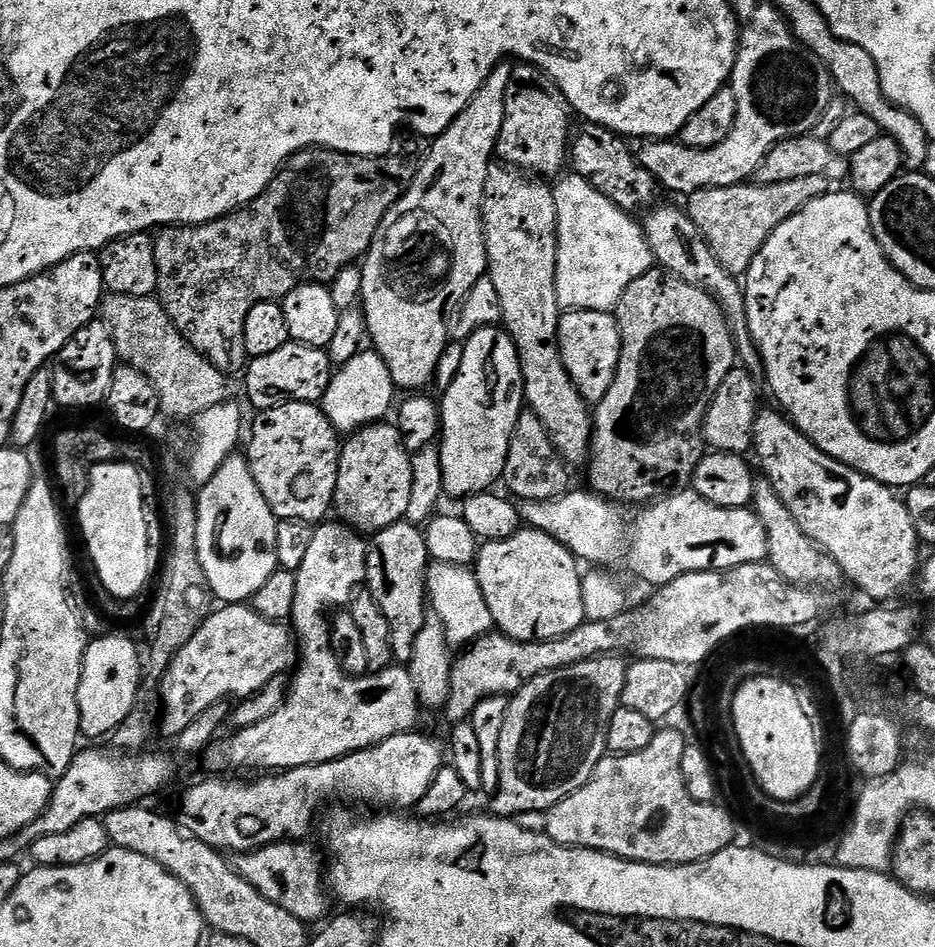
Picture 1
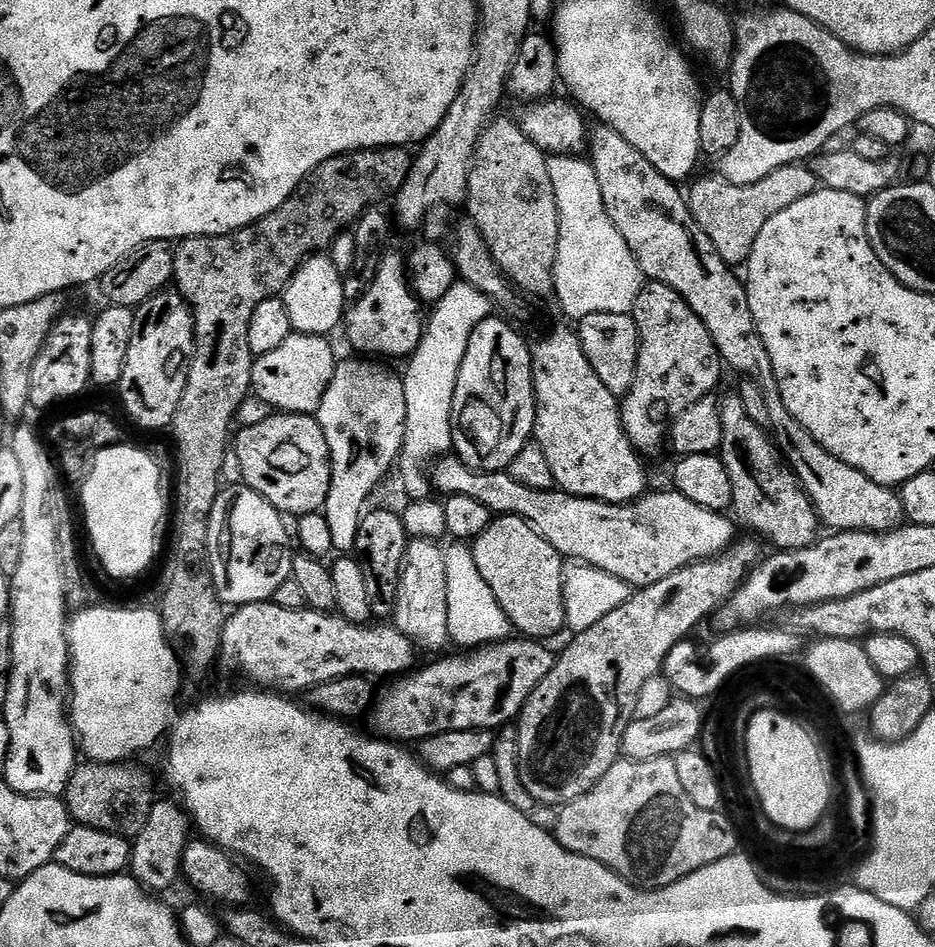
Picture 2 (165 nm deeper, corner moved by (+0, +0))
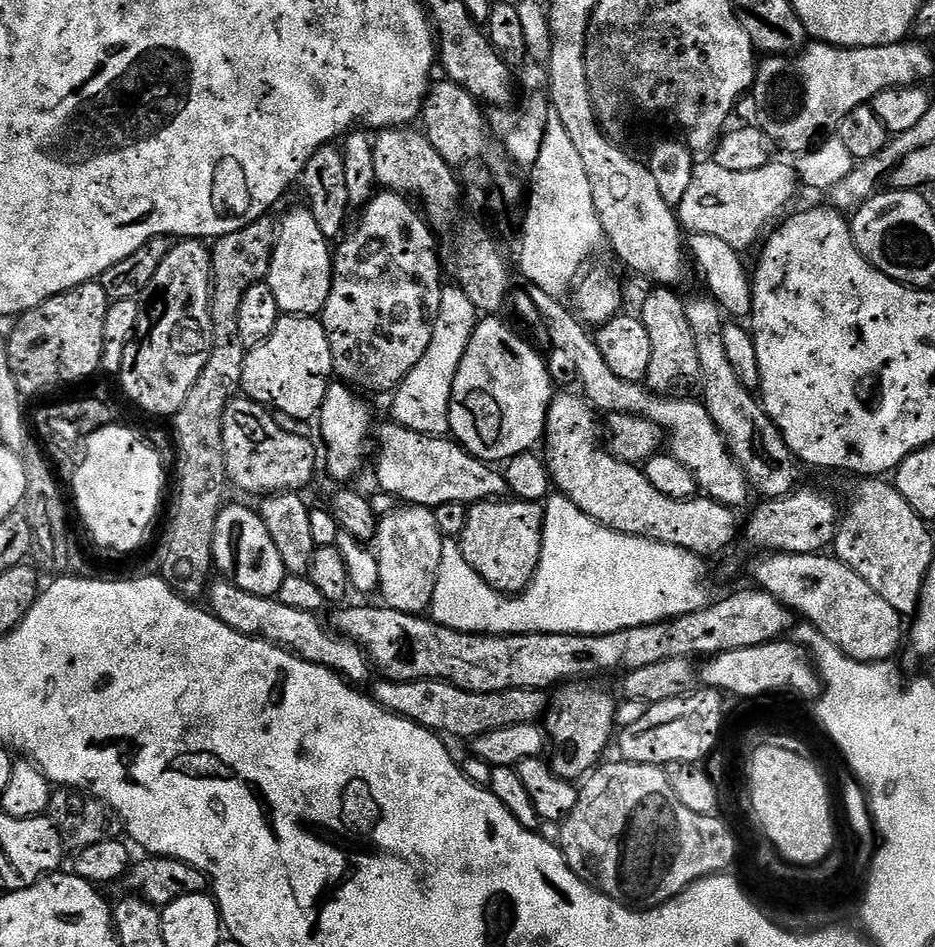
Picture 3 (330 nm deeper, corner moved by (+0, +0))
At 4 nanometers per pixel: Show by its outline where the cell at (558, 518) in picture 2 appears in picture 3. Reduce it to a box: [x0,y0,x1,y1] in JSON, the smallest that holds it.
[374,422,509,509]

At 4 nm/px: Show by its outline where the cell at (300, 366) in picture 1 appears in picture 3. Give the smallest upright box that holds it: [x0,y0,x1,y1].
[240,314,333,422]

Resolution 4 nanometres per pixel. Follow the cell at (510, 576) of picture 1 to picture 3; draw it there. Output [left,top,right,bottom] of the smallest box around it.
[458,498,544,594]

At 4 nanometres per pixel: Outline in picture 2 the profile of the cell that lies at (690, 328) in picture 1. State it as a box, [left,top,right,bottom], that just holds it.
[620,282,722,457]

